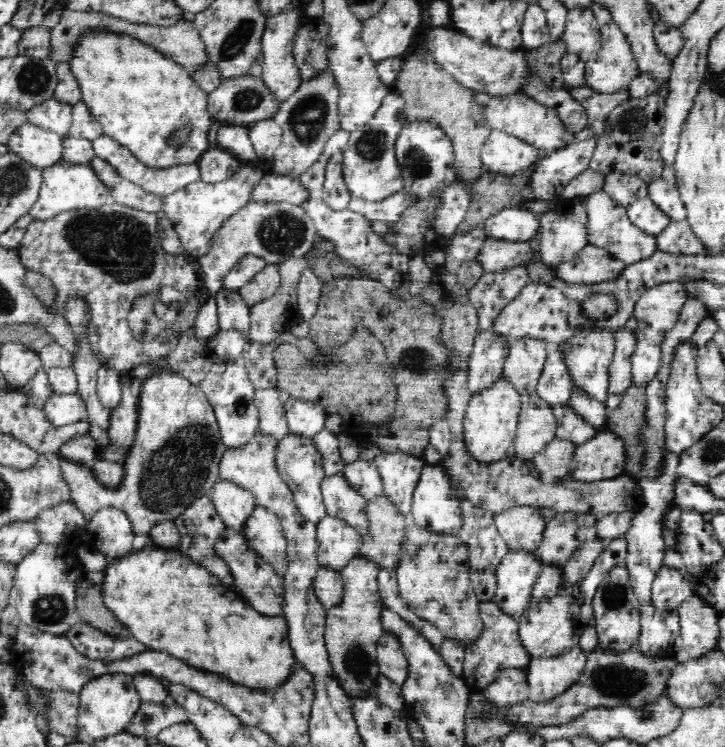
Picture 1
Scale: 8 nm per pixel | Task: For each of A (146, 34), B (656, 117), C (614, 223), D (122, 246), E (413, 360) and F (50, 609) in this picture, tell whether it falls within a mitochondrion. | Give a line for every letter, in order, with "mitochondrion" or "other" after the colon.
A: other
B: other
C: mitochondrion
D: mitochondrion
E: mitochondrion
F: mitochondrion

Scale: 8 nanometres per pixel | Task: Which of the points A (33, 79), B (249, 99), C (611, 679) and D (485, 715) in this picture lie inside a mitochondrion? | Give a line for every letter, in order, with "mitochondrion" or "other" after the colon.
A: mitochondrion
B: mitochondrion
C: mitochondrion
D: other

